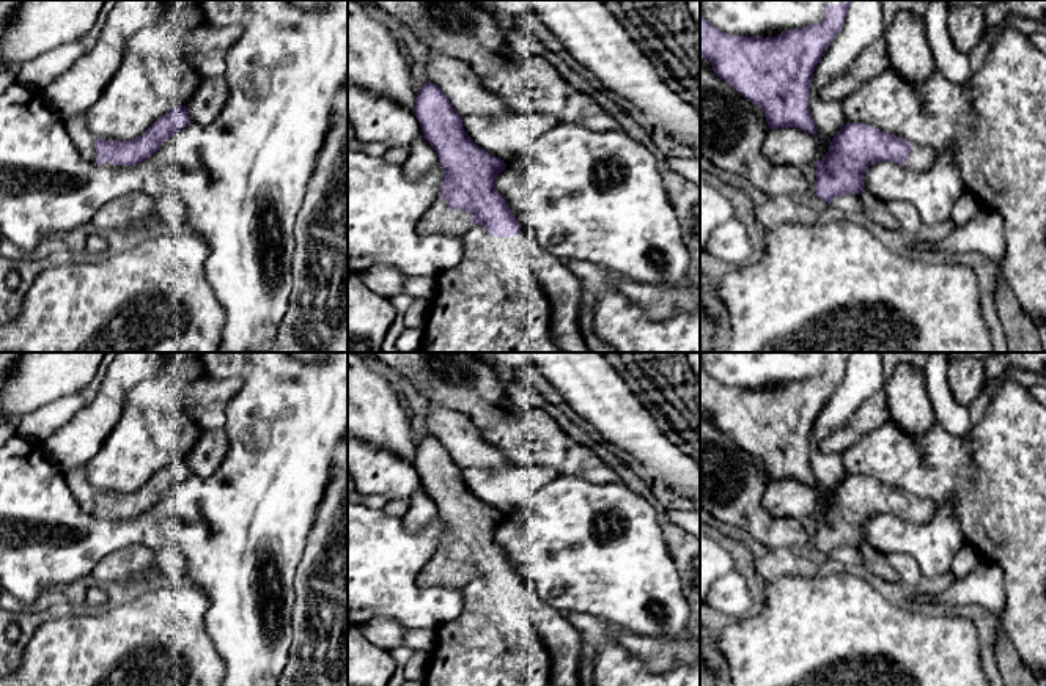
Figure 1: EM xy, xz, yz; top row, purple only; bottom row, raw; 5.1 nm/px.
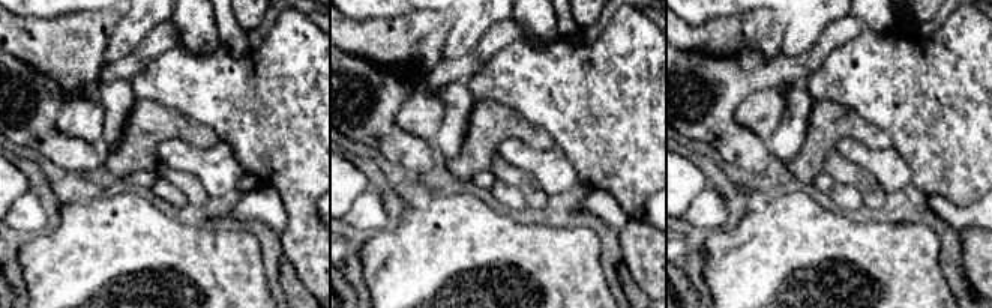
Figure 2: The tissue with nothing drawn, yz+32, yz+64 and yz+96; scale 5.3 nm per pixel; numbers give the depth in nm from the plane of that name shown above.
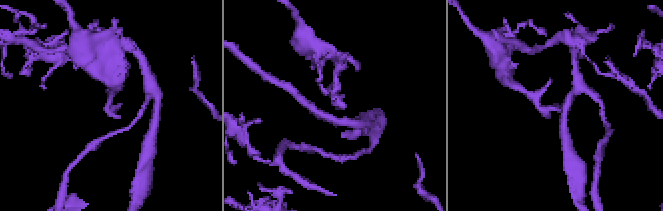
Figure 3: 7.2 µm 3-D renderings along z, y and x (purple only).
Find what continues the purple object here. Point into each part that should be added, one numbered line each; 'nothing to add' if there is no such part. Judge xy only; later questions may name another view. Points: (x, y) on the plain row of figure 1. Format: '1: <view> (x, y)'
1: xy (84, 493)

